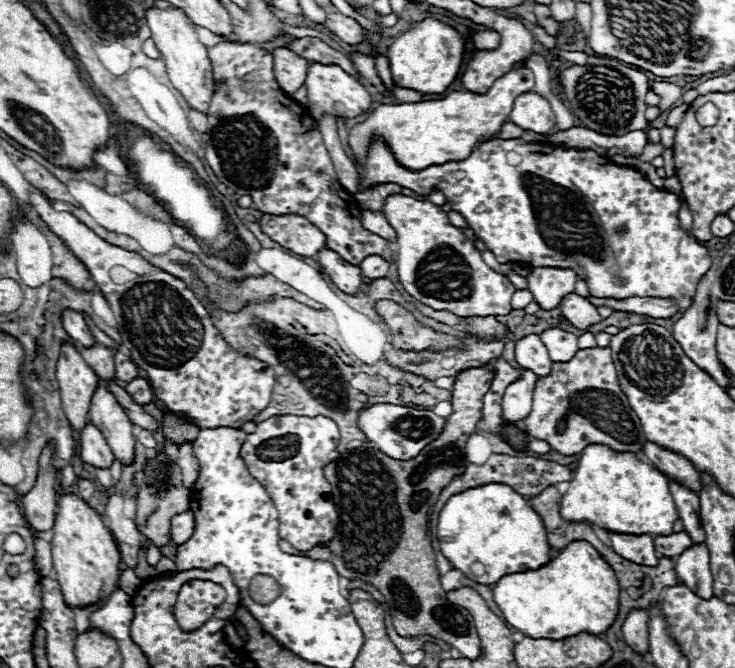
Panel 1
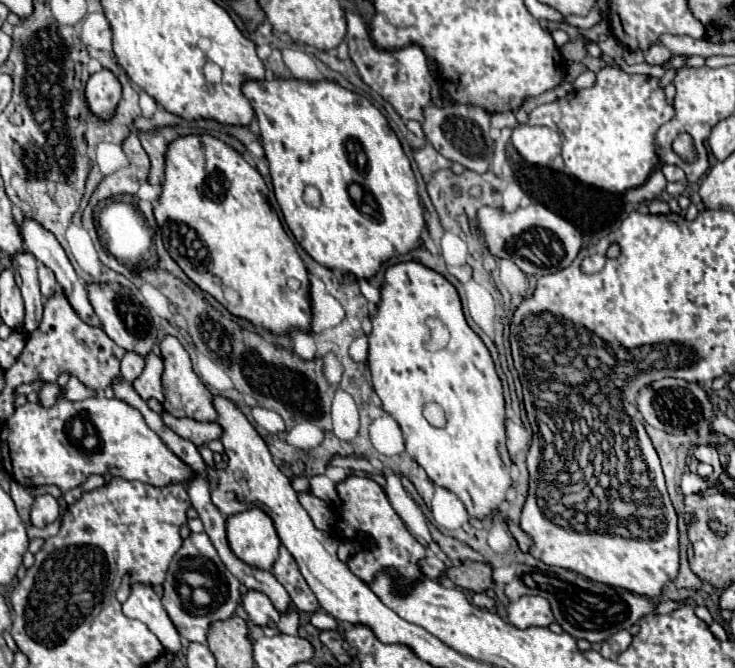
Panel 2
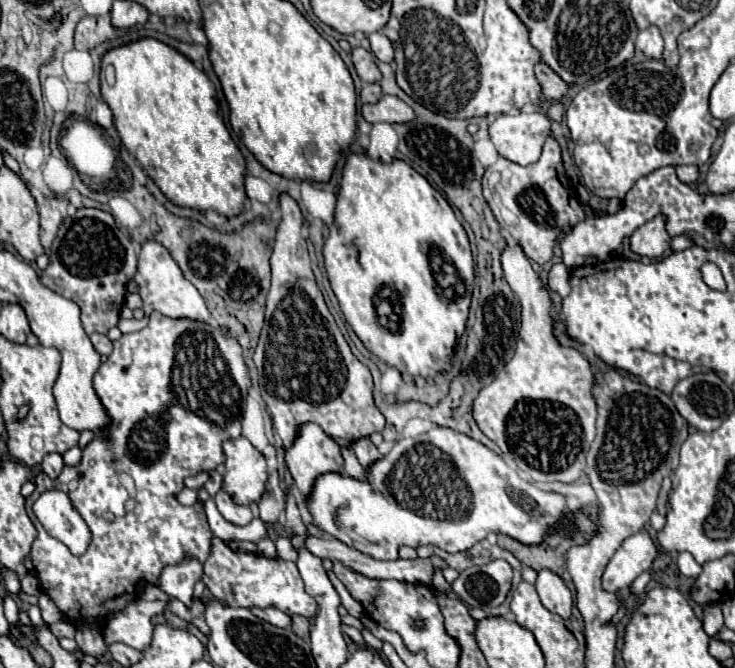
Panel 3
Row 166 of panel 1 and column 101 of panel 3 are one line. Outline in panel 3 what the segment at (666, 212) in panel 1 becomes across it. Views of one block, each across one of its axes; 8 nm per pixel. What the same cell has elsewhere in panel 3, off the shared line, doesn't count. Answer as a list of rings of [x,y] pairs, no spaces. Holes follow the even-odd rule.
[[[152,312],[142,330],[122,334],[122,338],[114,342],[108,362],[104,362],[94,376],[94,390],[110,416],[110,424],[94,434],[94,440],[84,448],[78,466],[64,466],[56,480],[40,472],[34,478],[34,492],[26,498],[26,512],[32,516],[32,504],[42,492],[52,488],[62,490],[90,526],[92,540],[82,556],[72,556],[62,542],[56,542],[46,532],[38,532],[30,550],[38,580],[42,576],[42,592],[56,602],[68,622],[102,626],[106,616],[122,612],[138,598],[138,586],[148,582],[158,584],[164,566],[180,564],[190,556],[206,562],[210,556],[212,532],[206,522],[204,506],[202,502],[196,502],[186,508],[176,500],[176,494],[184,488],[184,478],[224,464],[222,442],[240,438],[242,434],[242,412],[248,386],[250,378],[238,342],[212,322],[196,324],[192,320],[172,320],[160,312]],[[120,472],[126,472],[134,480],[134,494],[118,480]],[[104,514],[112,514],[112,520],[106,520]]]

